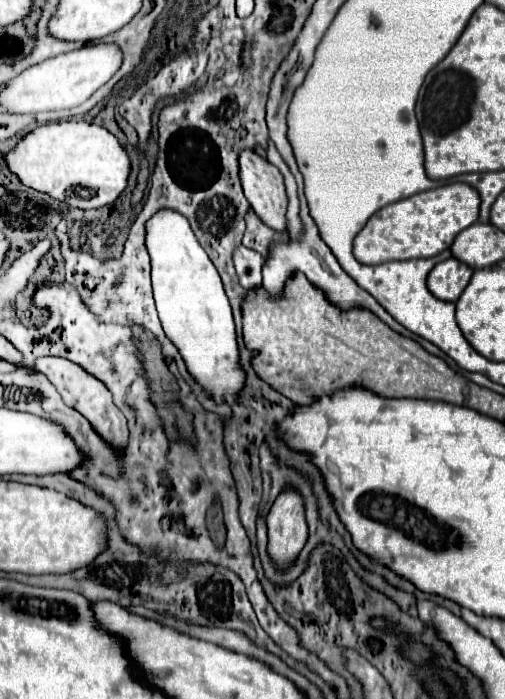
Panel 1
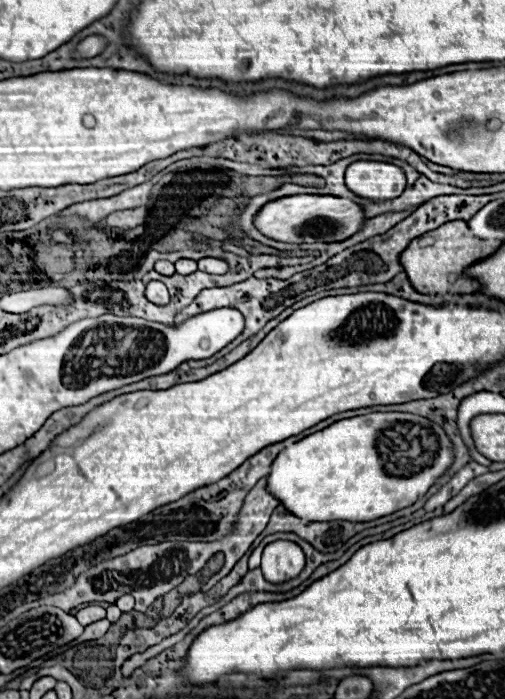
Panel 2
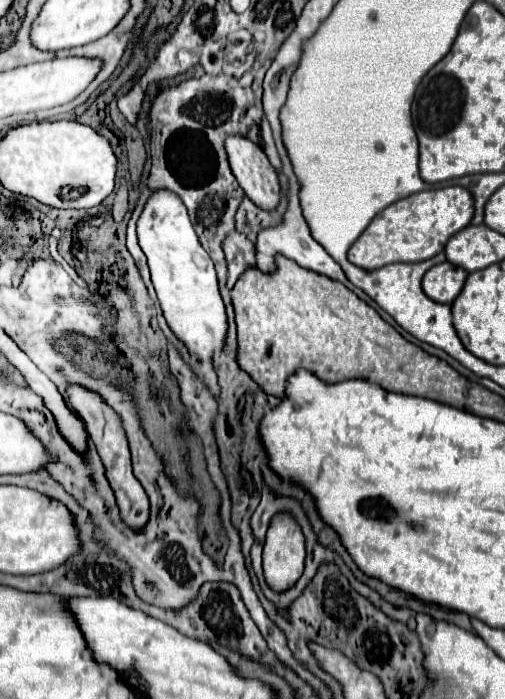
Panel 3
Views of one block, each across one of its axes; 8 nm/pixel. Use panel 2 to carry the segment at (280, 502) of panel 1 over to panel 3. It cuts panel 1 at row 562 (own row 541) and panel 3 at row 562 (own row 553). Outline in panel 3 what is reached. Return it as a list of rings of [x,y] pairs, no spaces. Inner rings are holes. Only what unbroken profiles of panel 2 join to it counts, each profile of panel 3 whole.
[[[278,512],[264,544],[264,576],[274,590],[290,588],[304,570],[304,534],[290,512]]]

